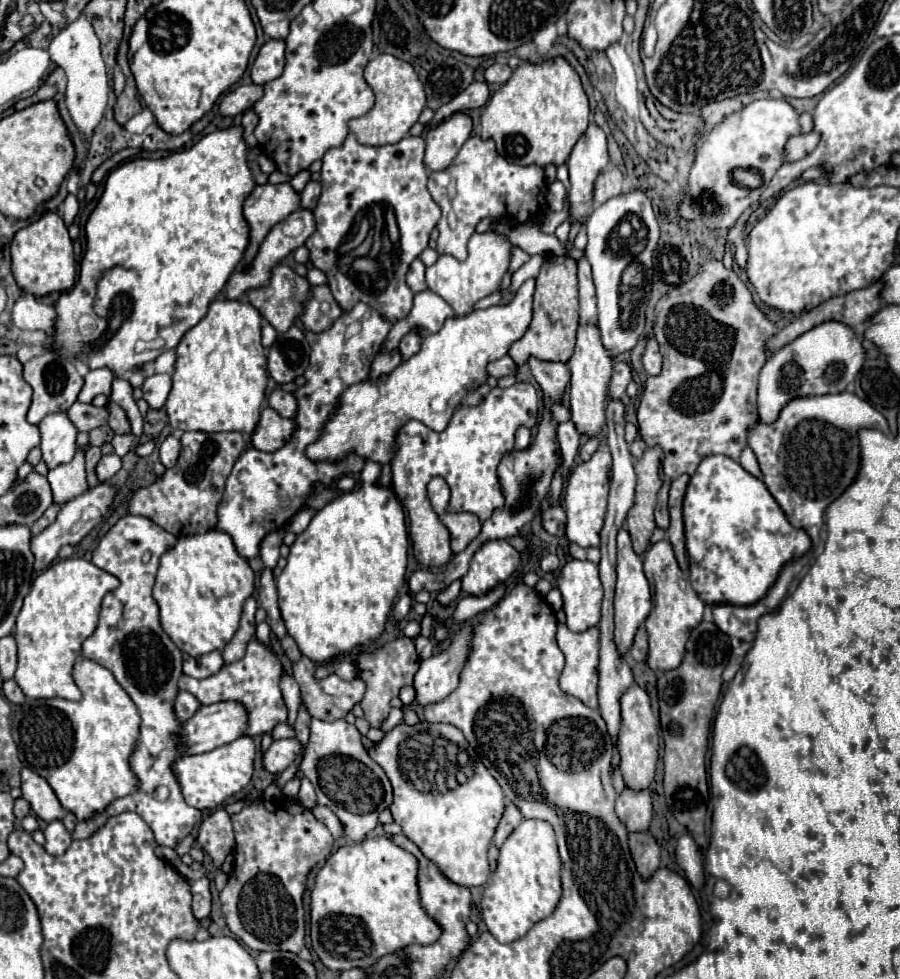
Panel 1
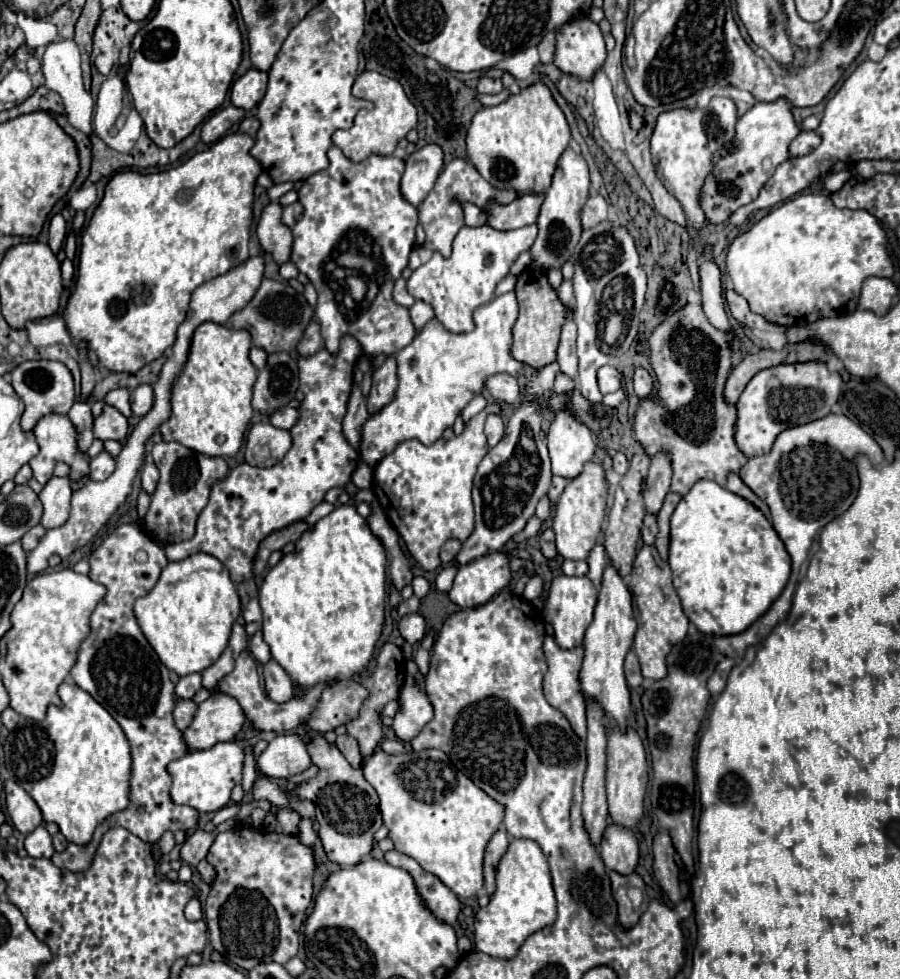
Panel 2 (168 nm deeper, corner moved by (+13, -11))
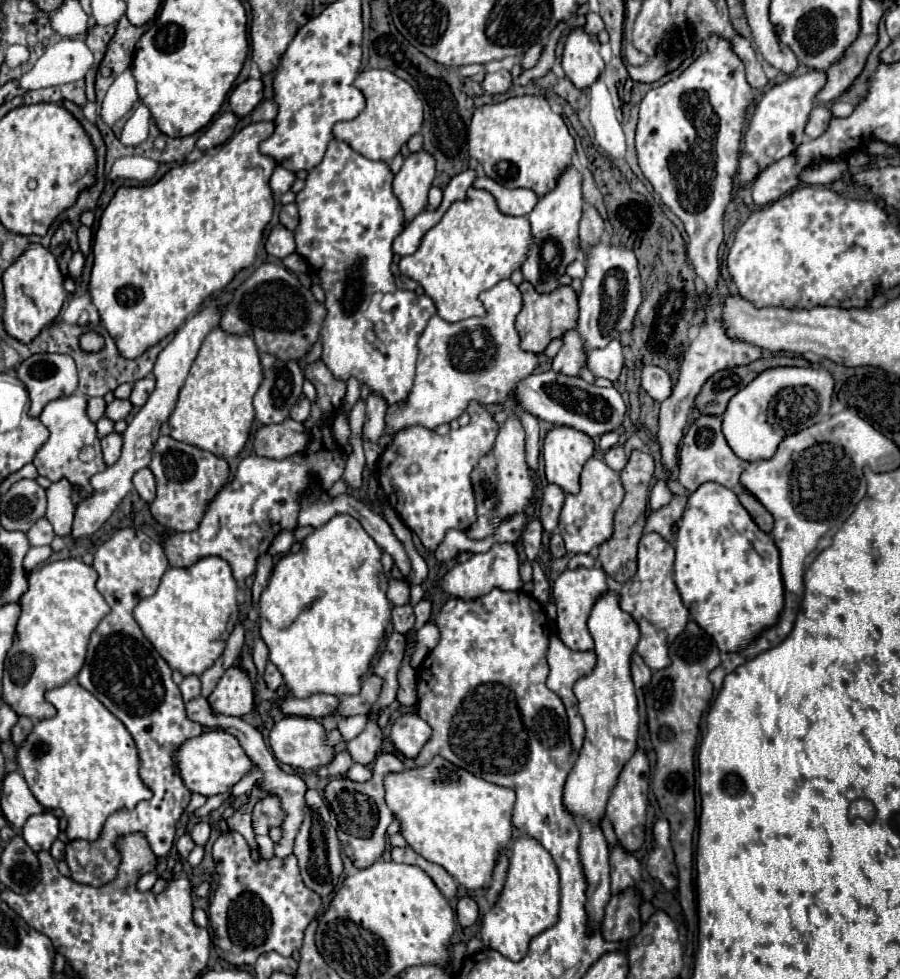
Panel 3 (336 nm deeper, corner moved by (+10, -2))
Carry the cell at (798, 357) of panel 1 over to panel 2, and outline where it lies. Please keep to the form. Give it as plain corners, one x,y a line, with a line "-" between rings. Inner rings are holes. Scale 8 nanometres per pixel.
796,362
796,364
778,364
766,370
760,370
742,396
736,402
738,420
736,420
736,444
748,456
758,456
770,452
776,436
798,424
812,422
830,414
832,404
838,400
842,388
842,376
830,372
822,362

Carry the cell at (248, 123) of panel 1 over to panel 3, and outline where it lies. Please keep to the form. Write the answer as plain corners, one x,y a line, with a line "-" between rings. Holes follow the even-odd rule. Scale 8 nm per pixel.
267,99
255,107
255,111
251,113
251,119
253,121
273,121
275,115
277,115
277,105
273,103
273,99

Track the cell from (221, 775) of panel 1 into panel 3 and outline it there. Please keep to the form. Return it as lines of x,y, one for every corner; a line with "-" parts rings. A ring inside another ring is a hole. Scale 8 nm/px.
209,729
199,737
185,741
175,751
175,765
187,789
193,793
201,793
205,797
225,793
229,787
233,787
241,777
245,777
253,769
253,761
245,755
239,741
221,729

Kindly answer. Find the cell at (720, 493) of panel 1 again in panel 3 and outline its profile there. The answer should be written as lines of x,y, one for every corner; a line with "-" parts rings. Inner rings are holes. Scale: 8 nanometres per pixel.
705,483
701,485
695,493
689,495
683,519
679,521
679,531
677,531
677,541
675,541
675,551
677,551
677,559
675,559
675,585
681,593
681,599
685,603
685,607
689,609
691,617
715,639
717,647
721,653
741,653
741,647
745,647
745,643
749,643
749,639
753,639
753,635
757,635
757,631
761,631
761,627
773,627
773,623
777,623
777,619
781,617
781,607
783,607
783,581
781,581
781,571
779,571
779,551
773,543
773,539
763,533
751,519
751,515
743,509
743,505
739,503
737,495
731,489
721,487
719,483

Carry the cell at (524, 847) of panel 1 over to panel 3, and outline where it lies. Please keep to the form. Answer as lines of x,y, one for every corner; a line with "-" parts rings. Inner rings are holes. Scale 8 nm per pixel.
519,837
511,843
511,861
507,883
499,903
483,917
481,939
489,949
499,951
511,961
527,955
529,941
553,927
559,919
559,873
553,857
531,837

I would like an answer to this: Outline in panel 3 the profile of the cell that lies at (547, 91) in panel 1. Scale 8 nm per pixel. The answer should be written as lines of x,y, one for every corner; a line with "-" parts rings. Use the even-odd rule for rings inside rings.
539,95
511,97
503,103
479,107
473,113
467,147
471,159
475,159
495,183
507,189
525,187
535,191
537,197
553,191
561,173
571,165
575,151
563,117
553,113
547,99

